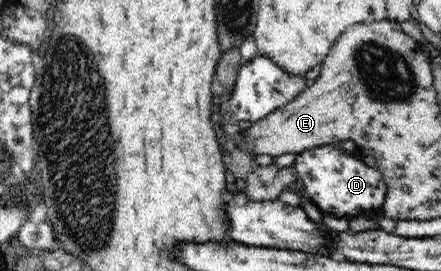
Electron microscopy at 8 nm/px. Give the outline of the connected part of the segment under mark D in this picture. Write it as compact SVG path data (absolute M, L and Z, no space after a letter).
M323 145L298 155L293 165L296 175L303 180L306 197L323 214L351 218L381 212L387 194L383 175L349 151L343 151L337 145Z

